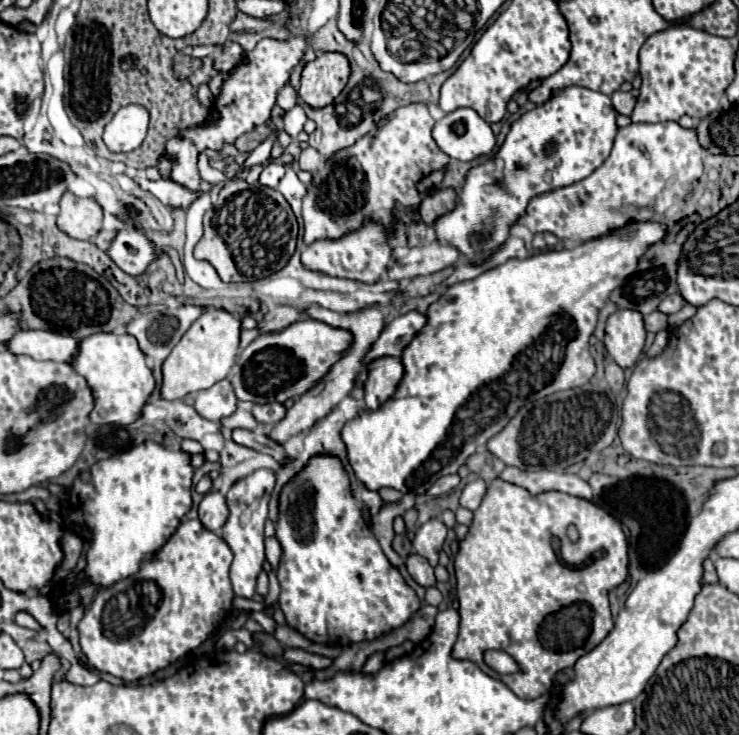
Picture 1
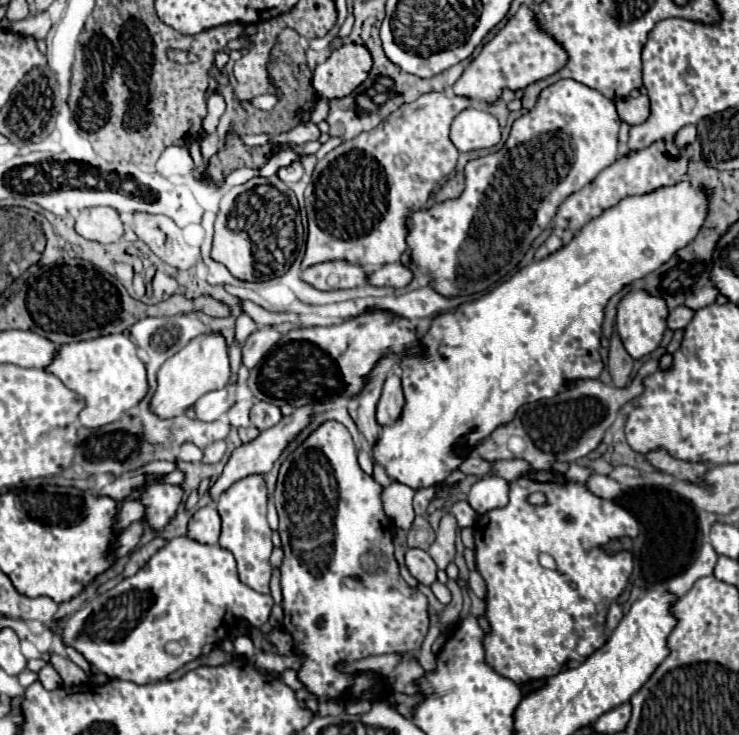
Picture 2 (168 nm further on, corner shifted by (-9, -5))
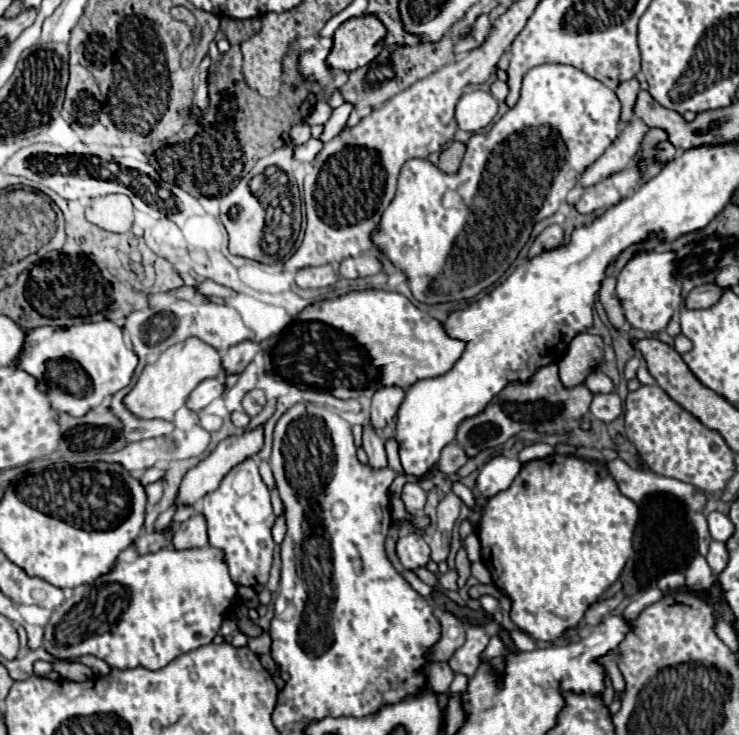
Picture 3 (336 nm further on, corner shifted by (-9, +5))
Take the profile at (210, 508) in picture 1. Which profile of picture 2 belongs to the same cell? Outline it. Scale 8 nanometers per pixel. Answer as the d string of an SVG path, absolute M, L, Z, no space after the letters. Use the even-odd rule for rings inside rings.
M207 504L199 508L187 526L187 536L201 544L217 544L221 532L221 518L215 510L215 504Z

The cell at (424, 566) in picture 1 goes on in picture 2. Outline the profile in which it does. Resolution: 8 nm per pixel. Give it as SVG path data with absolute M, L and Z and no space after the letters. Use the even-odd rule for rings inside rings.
M409 548L405 554L405 566L409 568L411 576L417 578L421 584L431 586L437 580L437 566L433 562L433 558L419 548Z

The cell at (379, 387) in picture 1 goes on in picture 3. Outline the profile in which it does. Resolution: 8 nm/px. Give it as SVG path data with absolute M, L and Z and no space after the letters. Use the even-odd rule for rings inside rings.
M387 386L375 392L371 404L371 424L377 430L383 430L397 414L401 402L405 398L405 390L399 386Z

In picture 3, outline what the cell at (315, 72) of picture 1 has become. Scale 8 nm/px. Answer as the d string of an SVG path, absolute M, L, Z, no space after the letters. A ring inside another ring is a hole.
M369 14L343 22L333 36L333 48L327 56L331 70L353 72L369 64L383 48L385 26Z

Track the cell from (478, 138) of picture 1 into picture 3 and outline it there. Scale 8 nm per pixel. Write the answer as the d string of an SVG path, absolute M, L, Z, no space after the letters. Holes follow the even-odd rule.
M483 90L465 92L455 108L455 120L459 130L471 134L489 126L495 116L497 116L497 100Z

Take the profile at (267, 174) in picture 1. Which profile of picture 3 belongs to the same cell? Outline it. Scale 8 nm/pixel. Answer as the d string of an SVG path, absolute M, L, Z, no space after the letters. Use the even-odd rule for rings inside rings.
M311 138L309 142L305 142L305 144L301 144L301 146L295 148L293 158L299 160L299 162L311 162L315 158L315 154L321 150L321 146L323 144L317 138Z

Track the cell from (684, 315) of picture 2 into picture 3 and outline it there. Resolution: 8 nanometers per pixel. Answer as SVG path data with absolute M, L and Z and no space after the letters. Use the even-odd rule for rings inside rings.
M703 284L703 286L697 286L689 292L689 296L683 300L683 306L687 310L695 310L695 308L709 308L713 306L719 296L721 296L721 288L717 288L715 284Z

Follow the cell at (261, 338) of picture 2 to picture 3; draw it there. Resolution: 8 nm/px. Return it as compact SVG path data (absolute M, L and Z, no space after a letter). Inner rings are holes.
M243 340L231 346L223 356L223 370L227 370L227 374L243 372L259 350L261 350L261 344L255 340Z

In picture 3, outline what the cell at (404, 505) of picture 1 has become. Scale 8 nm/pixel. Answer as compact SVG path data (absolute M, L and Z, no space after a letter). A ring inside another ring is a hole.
M405 484L403 488L403 494L401 494L403 502L405 502L405 508L411 512L411 514L419 514L425 506L425 490L419 486L419 484Z

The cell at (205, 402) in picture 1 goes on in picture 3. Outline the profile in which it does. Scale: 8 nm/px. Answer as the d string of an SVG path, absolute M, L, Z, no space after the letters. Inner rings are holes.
M209 378L209 380L203 380L189 396L187 400L187 408L193 410L193 412L199 412L203 410L205 406L209 406L213 400L221 398L225 392L225 386L219 378Z

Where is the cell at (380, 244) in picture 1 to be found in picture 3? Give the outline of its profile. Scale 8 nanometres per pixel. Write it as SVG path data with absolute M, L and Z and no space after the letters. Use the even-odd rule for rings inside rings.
M323 264L323 266L309 266L301 268L295 274L295 282L301 288L325 288L331 286L339 280L339 270L333 264Z

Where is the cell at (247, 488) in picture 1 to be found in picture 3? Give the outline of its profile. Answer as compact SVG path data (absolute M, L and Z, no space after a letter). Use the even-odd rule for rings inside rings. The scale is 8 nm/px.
M249 458L237 464L223 478L221 486L203 498L201 512L209 524L209 544L225 552L233 582L239 586L249 586L257 592L263 590L273 562L275 544L271 538L271 526L275 522L275 514L271 508L269 490L261 480L255 462Z

